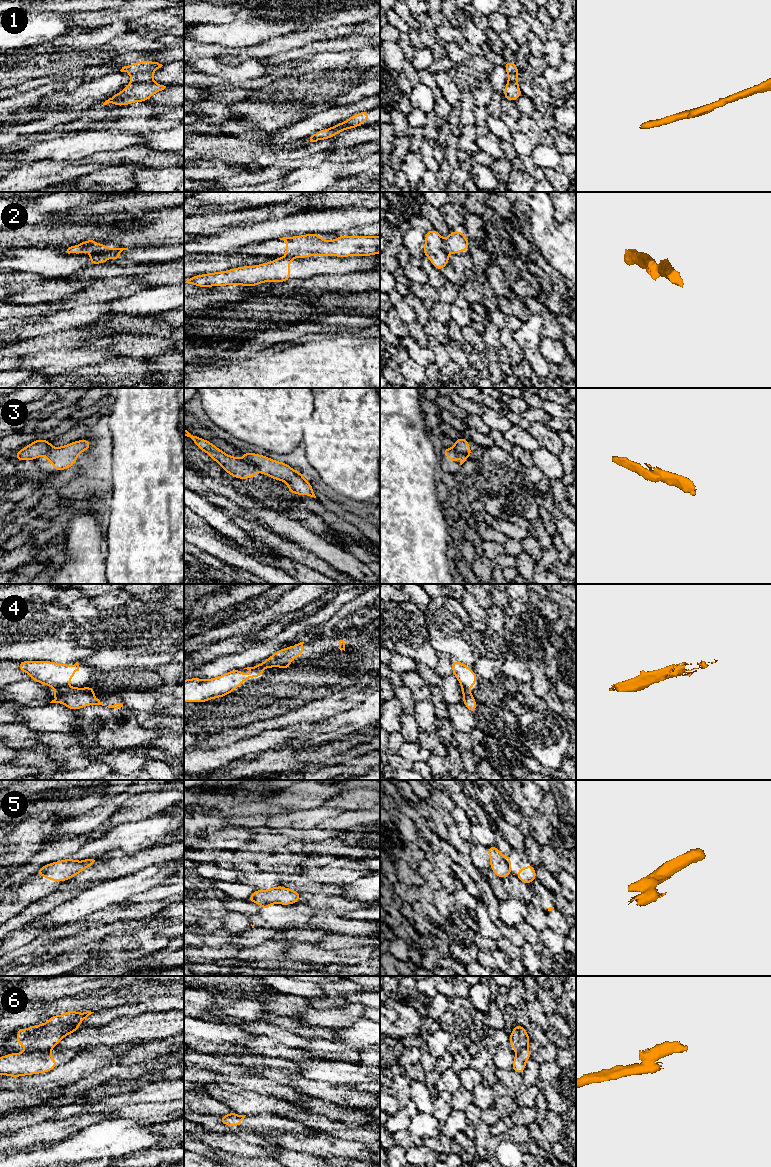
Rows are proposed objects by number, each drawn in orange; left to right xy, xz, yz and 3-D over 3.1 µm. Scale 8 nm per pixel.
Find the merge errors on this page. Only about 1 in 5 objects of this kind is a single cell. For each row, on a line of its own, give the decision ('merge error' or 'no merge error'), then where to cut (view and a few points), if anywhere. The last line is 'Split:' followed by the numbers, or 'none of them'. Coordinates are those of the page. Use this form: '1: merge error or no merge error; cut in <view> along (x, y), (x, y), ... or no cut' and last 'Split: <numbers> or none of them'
1: merge error; cut in xy along (151, 81), (132, 83)
2: merge error; cut in yz along (444, 240), (447, 247)
3: merge error; cut in xz along (242, 459), (257, 469)
4: merge error; cut in xy along (65, 686), (57, 689)
5: merge error; cut in yz along (503, 858), (511, 872)
6: merge error; cut in xy along (49, 1049), (29, 1051)
Split: 1, 2, 3, 4, 5, 6

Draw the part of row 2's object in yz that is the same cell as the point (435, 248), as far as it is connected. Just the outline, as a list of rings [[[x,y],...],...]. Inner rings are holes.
[[[434,228],[425,232],[426,243],[423,246],[423,253],[427,256],[432,265],[441,271],[449,264],[449,252],[446,241]]]

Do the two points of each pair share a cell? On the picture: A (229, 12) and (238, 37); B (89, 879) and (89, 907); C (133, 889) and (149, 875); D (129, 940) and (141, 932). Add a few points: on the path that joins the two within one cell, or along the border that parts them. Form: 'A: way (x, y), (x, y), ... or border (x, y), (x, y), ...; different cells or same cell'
A: border (255, 16), (209, 24); different cells
B: border (111, 879), (98, 882), (87, 888); different cells
C: way (137, 885), (145, 879); same cell
D: way (132, 938), (138, 934); same cell

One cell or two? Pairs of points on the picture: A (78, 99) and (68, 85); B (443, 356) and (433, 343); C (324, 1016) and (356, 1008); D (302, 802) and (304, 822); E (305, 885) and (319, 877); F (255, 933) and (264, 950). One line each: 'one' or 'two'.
A: two
B: one
C: one
D: two
E: two
F: two

